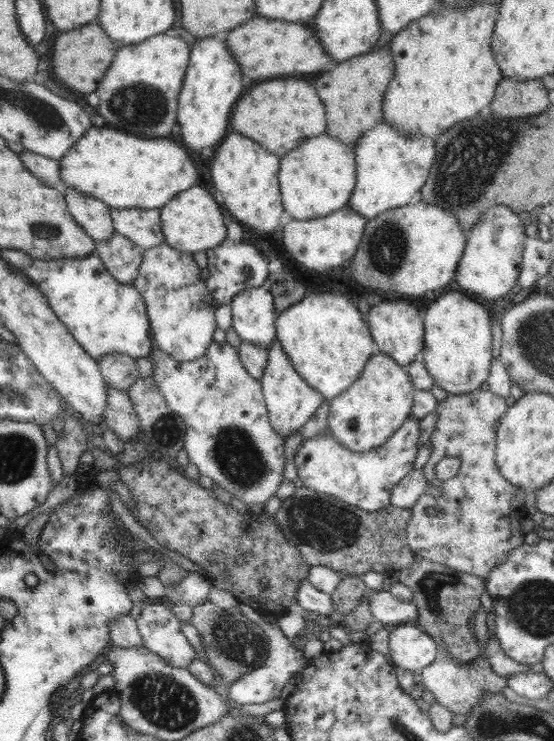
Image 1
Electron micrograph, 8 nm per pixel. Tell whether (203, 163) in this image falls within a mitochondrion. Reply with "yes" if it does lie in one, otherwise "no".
no

